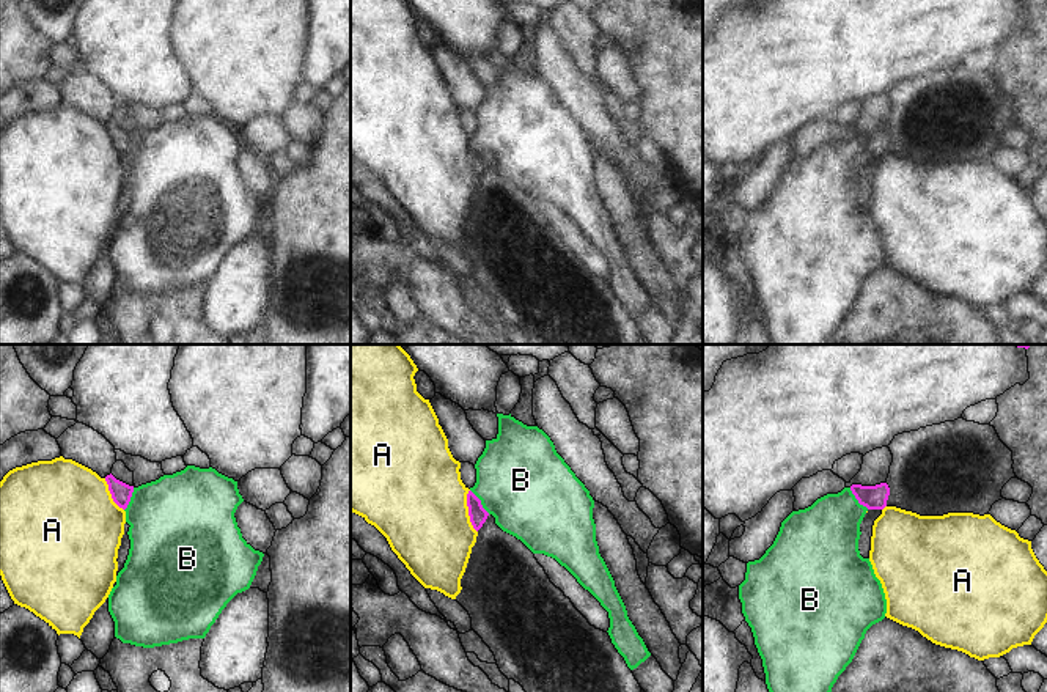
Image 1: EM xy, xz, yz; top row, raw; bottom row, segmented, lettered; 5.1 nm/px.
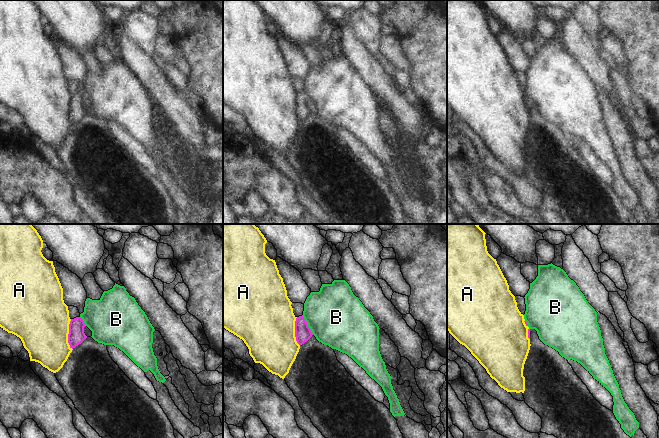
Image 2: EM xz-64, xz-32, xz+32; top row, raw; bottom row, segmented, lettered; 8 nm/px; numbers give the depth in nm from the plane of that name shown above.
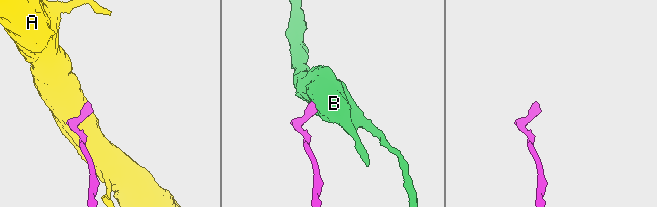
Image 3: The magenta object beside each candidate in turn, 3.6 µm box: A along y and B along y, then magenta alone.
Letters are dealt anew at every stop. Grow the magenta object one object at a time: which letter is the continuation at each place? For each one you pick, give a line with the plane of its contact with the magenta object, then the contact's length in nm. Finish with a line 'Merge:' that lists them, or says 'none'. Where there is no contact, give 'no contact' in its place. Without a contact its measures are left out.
B: contact in yz; length 150 nm
Merge: B

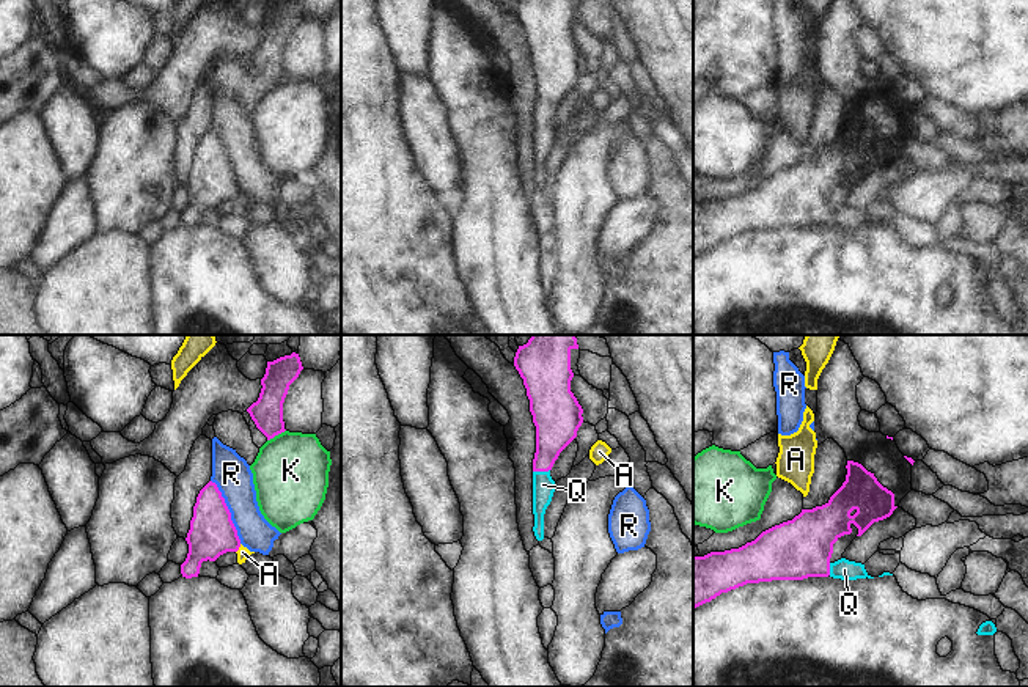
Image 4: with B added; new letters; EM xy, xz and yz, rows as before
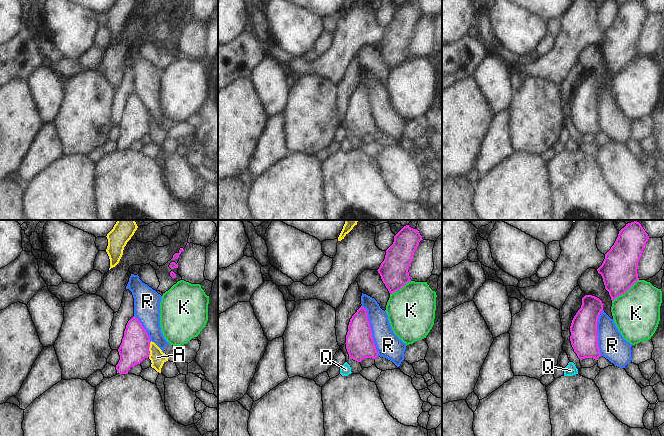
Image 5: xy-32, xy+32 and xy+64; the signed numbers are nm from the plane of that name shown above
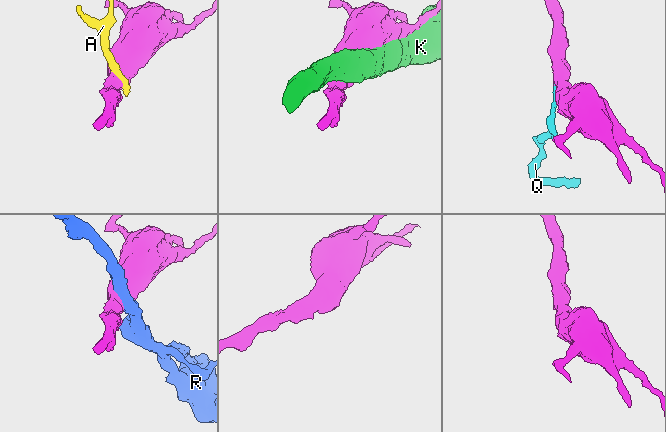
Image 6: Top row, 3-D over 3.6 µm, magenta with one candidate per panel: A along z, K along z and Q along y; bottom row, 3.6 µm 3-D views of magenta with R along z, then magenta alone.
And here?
Q: contact in xz; length 90 nm
Merge: Q

